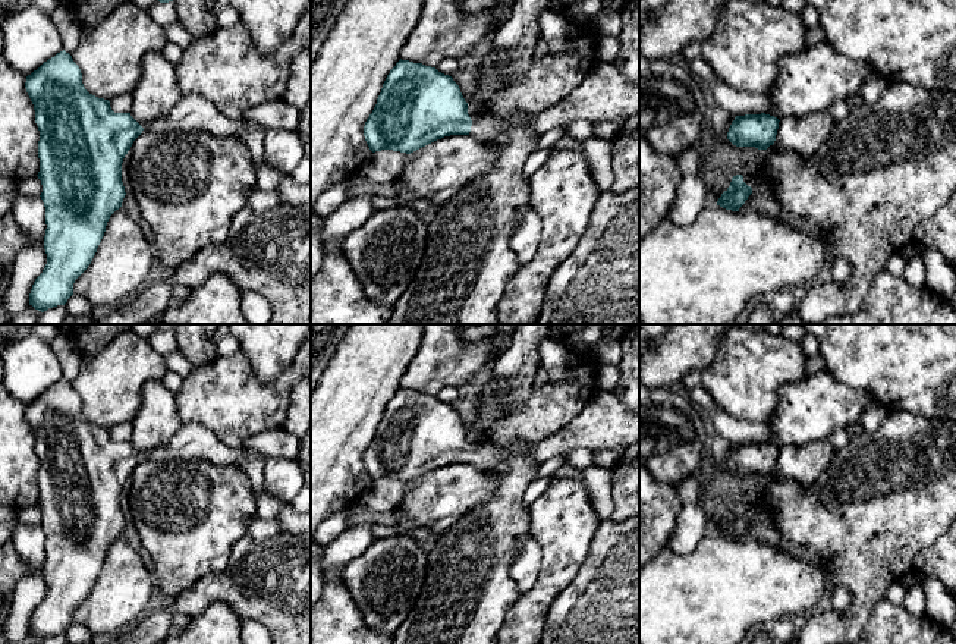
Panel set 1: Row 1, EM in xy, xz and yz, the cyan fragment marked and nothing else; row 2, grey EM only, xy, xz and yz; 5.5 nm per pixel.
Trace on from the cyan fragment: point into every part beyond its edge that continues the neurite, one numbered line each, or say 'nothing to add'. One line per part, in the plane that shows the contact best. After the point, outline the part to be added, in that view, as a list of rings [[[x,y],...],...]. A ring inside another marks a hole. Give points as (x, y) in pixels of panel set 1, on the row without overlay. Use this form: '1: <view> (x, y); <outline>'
1: xz (604, 423); [[[597,390],[575,420],[554,436],[540,443],[515,442],[504,447],[484,444],[472,449],[469,464],[479,471],[490,471],[497,464],[519,456],[543,462],[551,456],[565,456],[575,449],[594,452],[629,447],[636,442],[639,442],[639,411],[625,406],[614,392]]]

